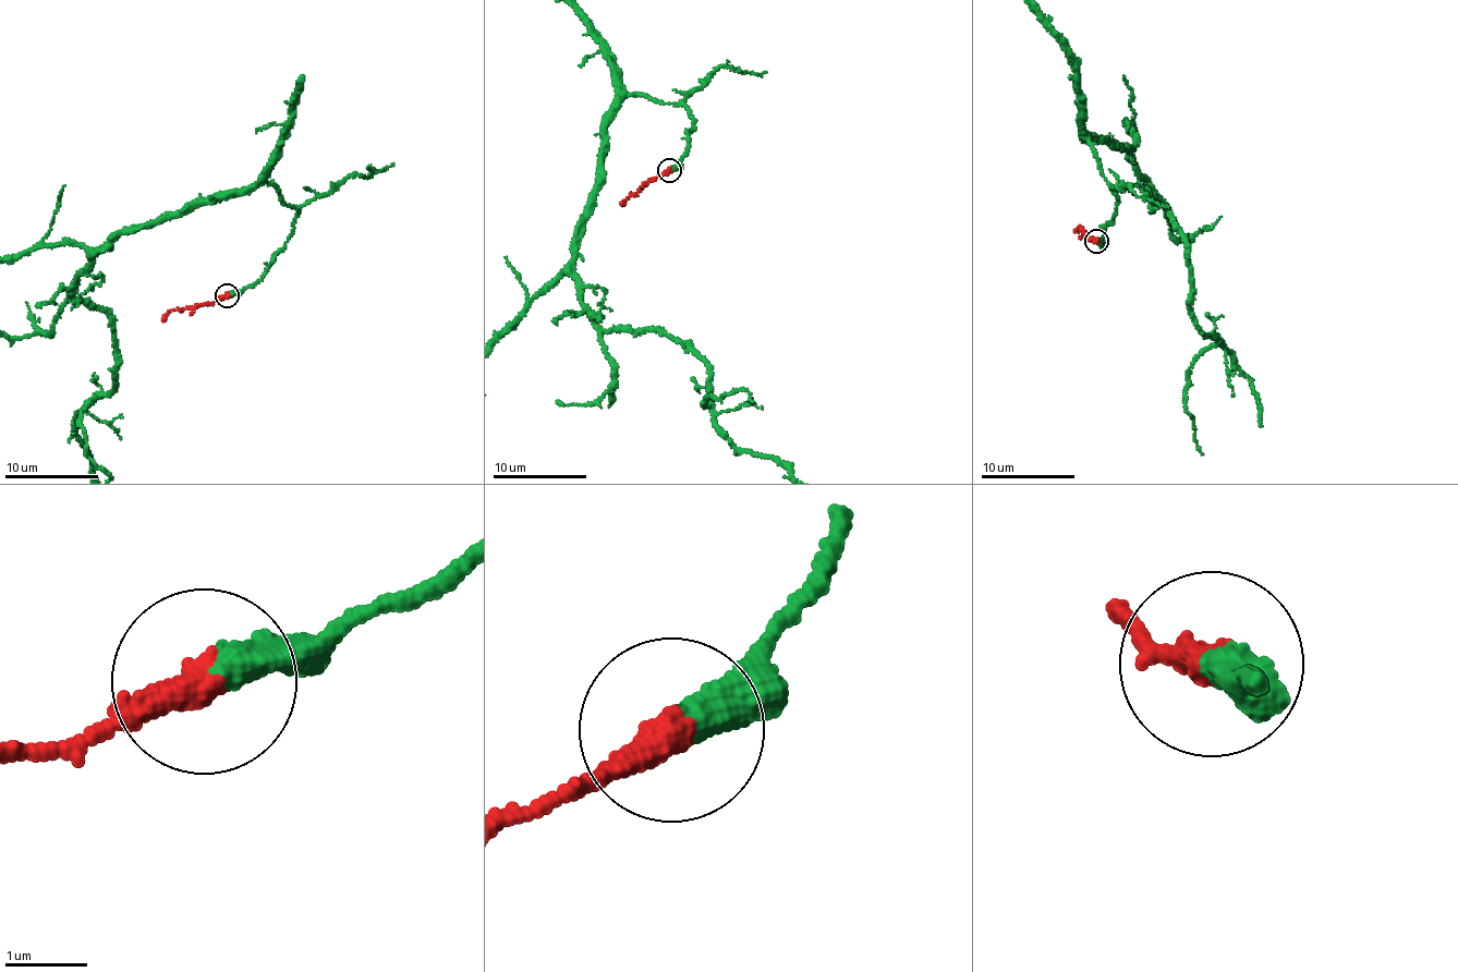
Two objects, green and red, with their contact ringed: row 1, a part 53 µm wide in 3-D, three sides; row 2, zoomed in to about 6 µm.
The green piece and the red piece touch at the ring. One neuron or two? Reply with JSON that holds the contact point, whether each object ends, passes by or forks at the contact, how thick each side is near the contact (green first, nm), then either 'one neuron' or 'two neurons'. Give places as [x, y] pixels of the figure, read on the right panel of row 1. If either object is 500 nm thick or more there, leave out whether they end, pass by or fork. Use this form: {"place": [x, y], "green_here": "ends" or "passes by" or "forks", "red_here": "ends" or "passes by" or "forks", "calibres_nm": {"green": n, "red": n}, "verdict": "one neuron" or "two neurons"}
{"place": [1096, 241], "green_here": "ends", "red_here": "ends", "calibres_nm": {"green": 440, "red": 420}, "verdict": "one neuron"}

